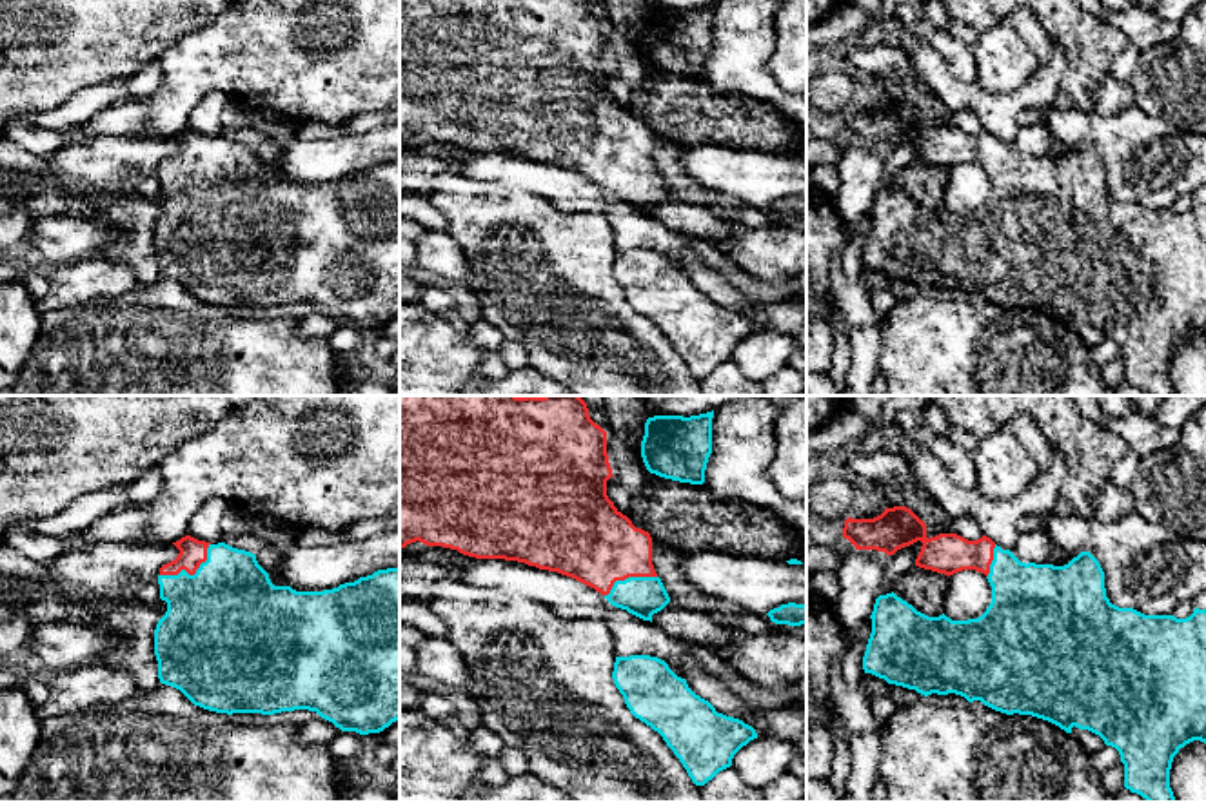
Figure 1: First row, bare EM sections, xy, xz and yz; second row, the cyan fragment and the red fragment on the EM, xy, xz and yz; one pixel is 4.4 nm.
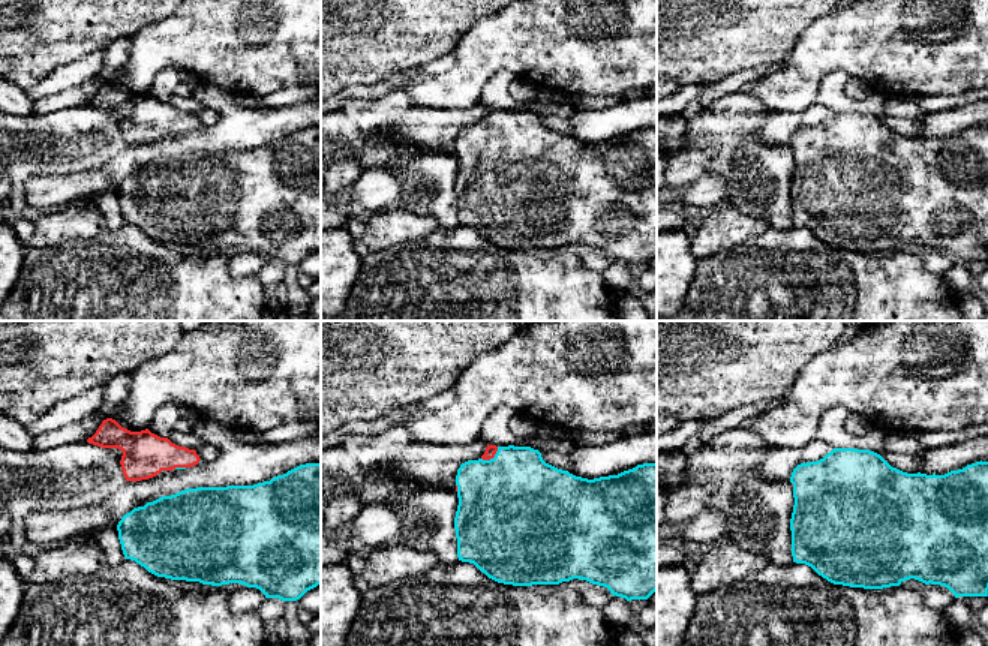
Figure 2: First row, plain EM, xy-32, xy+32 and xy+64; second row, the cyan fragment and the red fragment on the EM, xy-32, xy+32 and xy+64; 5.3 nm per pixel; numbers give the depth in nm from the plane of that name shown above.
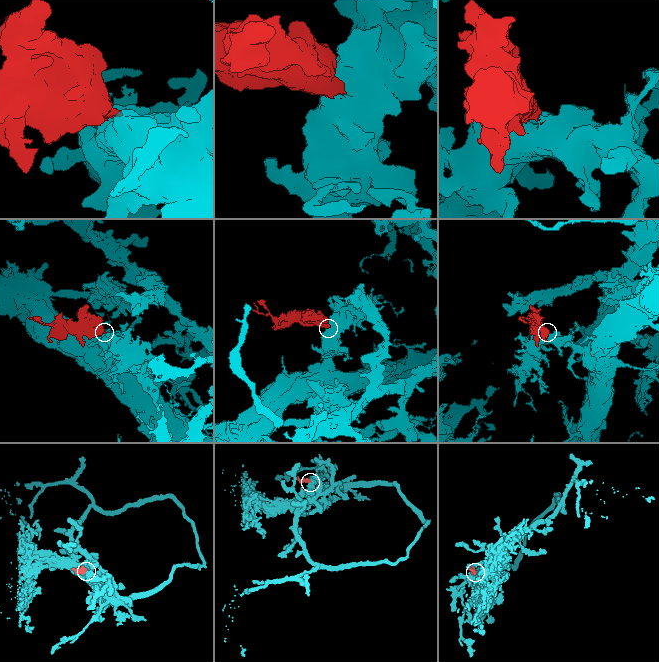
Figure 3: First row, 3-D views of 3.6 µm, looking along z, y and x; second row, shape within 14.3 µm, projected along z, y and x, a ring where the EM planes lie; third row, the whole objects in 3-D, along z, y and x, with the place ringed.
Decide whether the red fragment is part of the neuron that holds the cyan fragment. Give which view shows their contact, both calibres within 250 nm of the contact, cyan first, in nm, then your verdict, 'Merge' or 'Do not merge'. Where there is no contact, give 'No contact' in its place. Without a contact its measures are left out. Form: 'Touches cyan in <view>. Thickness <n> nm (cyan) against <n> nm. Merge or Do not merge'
Touches cyan in xy. Thickness 500 nm (cyan) against 120 nm. Merge

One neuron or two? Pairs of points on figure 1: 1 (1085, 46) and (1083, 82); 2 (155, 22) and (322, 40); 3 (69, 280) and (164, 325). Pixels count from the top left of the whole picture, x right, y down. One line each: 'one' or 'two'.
1: one
2: two
3: two

